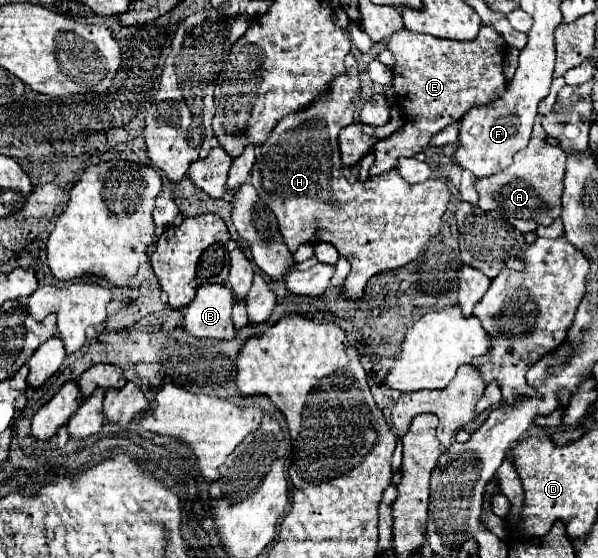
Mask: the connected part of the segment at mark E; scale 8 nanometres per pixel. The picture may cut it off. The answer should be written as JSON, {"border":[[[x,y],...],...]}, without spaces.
{"border":[[[482,26],[478,38],[472,42],[440,40],[428,34],[400,30],[392,34],[386,46],[396,56],[396,104],[404,110],[406,124],[374,146],[376,158],[370,176],[380,176],[386,170],[392,170],[400,158],[416,156],[428,146],[428,140],[434,134],[458,122],[468,108],[474,104],[486,104],[506,90],[502,64],[508,48],[494,28]]]}

